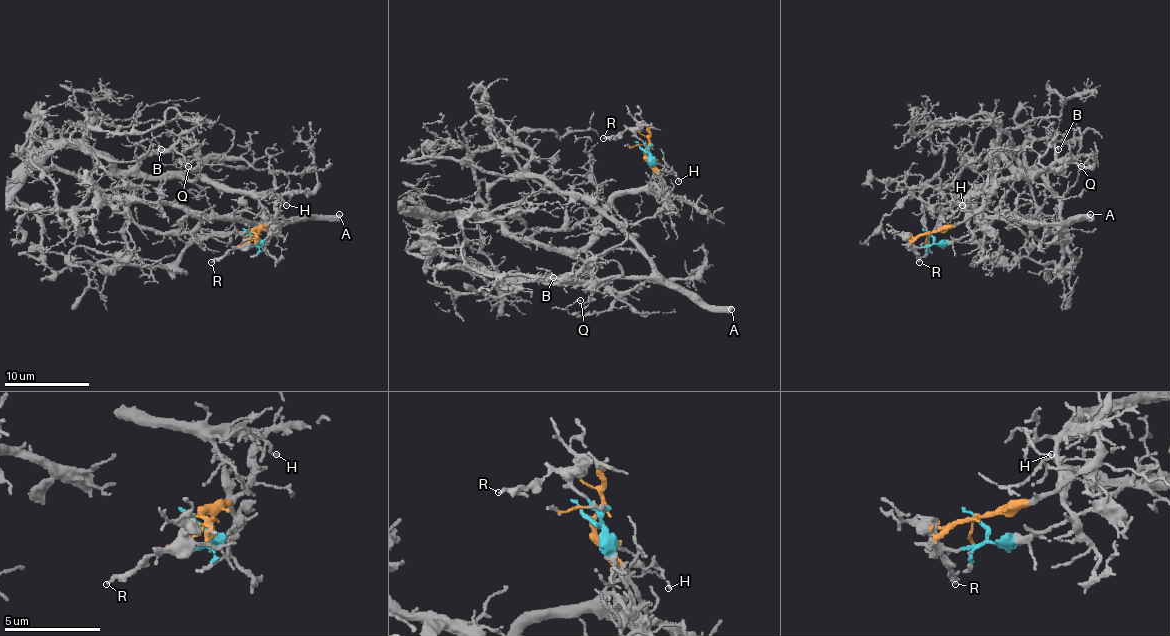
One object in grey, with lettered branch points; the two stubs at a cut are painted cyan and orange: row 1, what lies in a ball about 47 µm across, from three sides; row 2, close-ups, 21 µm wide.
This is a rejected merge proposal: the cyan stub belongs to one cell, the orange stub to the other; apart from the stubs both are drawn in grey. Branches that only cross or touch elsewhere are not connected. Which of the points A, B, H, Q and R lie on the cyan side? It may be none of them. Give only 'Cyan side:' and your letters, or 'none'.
Cyan side: A, R

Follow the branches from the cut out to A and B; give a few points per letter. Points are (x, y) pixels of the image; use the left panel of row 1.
A: (249, 231), (259, 243), (270, 235), (270, 222), (238, 212), (234, 216), (249, 222), (340, 214)
B: (249, 231), (272, 218), (257, 201), (191, 180), (195, 150), (176, 135), (161, 133), (155, 141), (161, 150)

